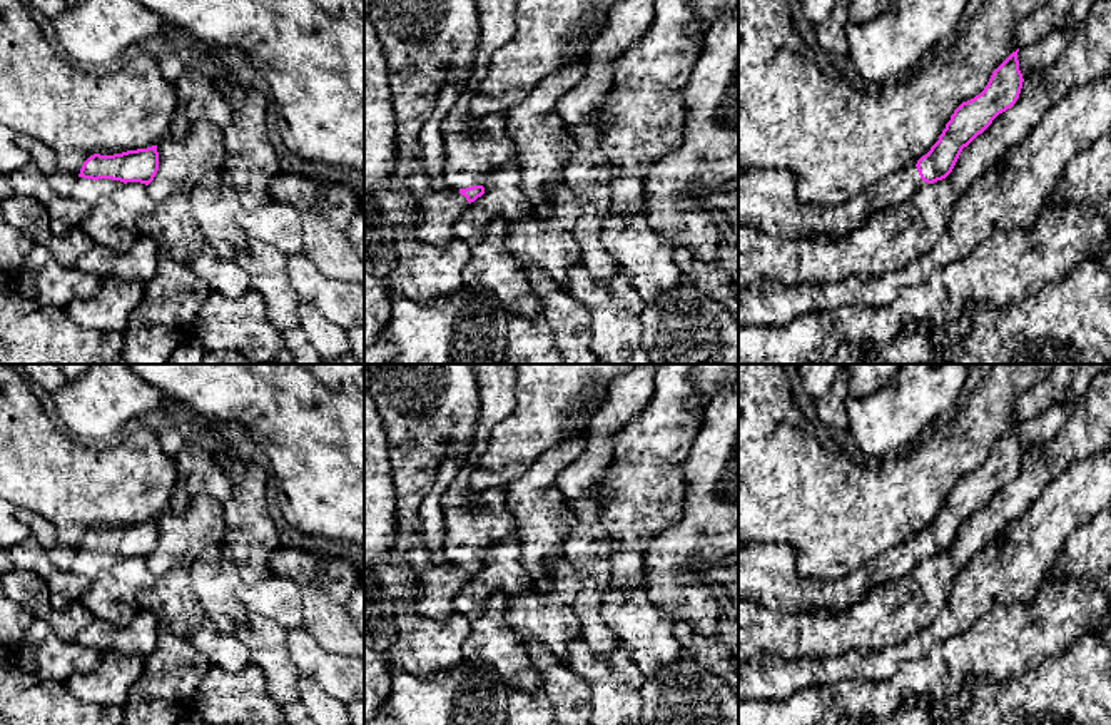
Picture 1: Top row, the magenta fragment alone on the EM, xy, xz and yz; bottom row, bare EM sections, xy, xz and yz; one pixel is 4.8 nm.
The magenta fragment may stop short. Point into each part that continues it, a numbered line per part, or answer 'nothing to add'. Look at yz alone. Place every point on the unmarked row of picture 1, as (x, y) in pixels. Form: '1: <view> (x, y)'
1: yz (767, 573)

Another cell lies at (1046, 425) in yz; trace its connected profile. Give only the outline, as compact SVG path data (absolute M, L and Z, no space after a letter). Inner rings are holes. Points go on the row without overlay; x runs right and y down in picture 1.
M1081 398L1068 403L1053 403L1036 416L1021 421L1017 426L1017 434L1022 453L1032 451L1043 443L1054 439L1064 428L1079 399Z

